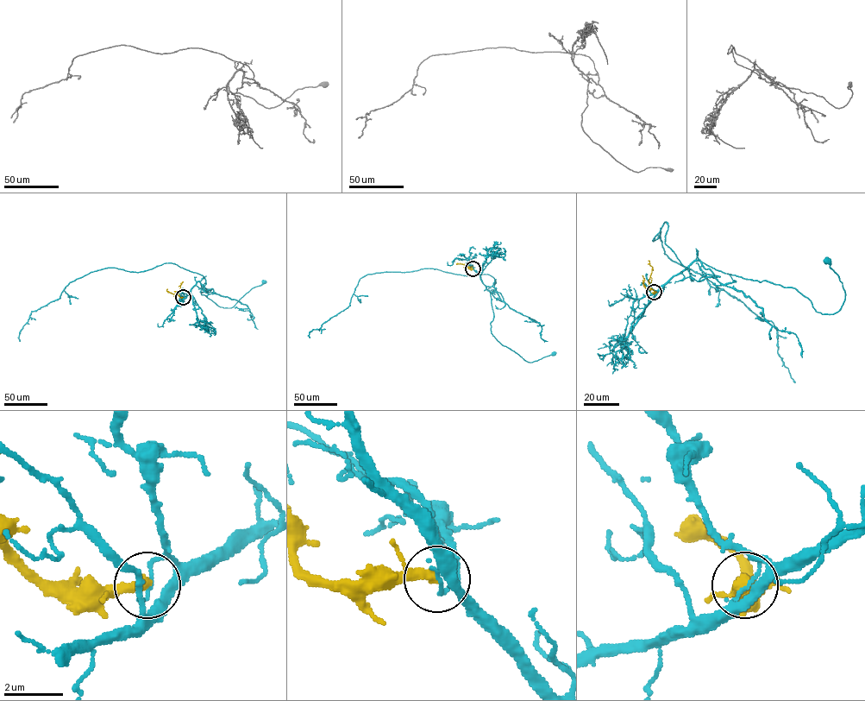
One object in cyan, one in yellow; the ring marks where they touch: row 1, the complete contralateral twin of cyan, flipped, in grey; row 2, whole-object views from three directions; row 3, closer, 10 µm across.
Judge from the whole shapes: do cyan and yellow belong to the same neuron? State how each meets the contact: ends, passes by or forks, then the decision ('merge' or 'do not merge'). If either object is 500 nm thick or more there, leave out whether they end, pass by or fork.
cyan ends | yellow ends | do not merge

